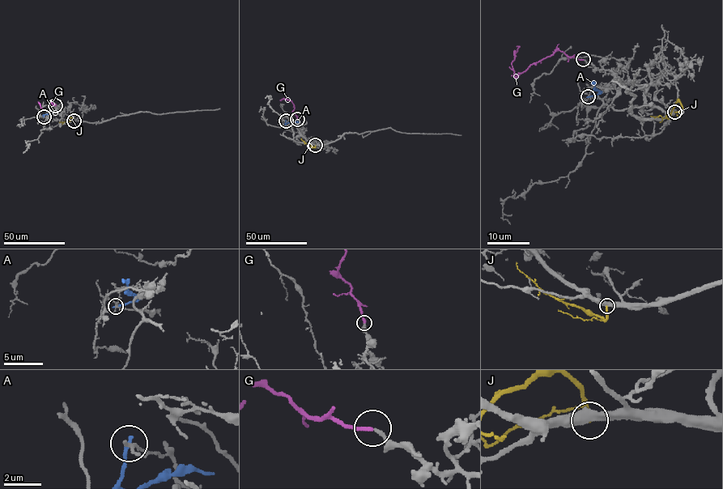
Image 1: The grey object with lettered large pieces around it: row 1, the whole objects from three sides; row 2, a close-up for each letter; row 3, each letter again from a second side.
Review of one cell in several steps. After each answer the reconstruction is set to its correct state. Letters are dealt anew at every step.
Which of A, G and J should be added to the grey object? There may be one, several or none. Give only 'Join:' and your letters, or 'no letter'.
Join: G

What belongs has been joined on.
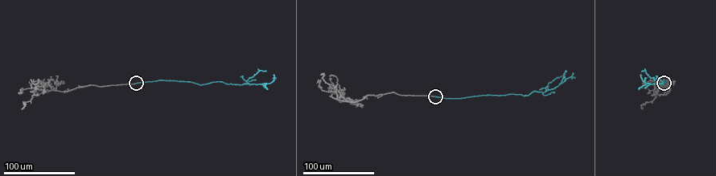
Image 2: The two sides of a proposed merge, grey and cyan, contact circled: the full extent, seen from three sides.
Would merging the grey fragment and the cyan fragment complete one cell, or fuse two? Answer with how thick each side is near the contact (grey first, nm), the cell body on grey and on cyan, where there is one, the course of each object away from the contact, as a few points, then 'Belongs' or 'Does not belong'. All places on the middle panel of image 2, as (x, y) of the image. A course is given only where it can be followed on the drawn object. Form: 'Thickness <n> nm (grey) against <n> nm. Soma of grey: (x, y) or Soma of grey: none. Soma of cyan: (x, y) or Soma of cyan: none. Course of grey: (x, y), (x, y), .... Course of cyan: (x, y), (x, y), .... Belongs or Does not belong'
Thickness 240 nm (grey) against 240 nm. Soma of grey: none. Soma of cyan: none. Course of grey: (435, 96), (392, 92), (368, 95), (361, 100), (348, 102), (324, 80), (323, 74), (321, 75). Course of cyan: (435, 96), (457, 98), (482, 95), (528, 95), (534, 91), (545, 92), (554, 88), (572, 73). Belongs

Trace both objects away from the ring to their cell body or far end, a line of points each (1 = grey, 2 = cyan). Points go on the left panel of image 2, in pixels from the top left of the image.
1: (136, 83), (90, 85), (66, 92), (37, 89), (30, 100), (23, 103), (22, 109)
2: (136, 83), (162, 80), (200, 84), (216, 81), (257, 84), (272, 82), (273, 75)

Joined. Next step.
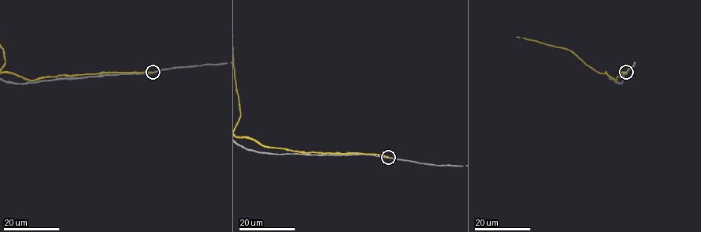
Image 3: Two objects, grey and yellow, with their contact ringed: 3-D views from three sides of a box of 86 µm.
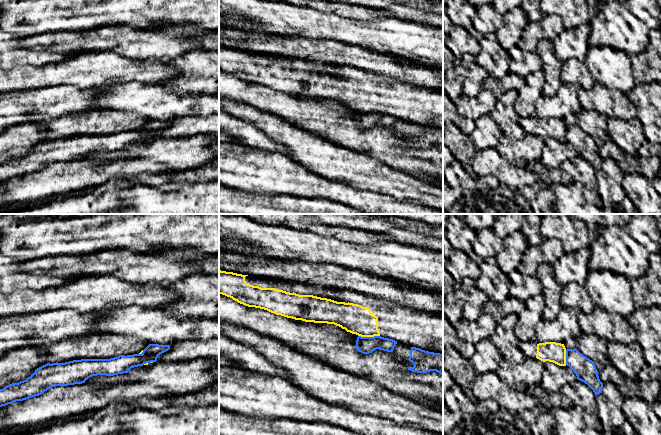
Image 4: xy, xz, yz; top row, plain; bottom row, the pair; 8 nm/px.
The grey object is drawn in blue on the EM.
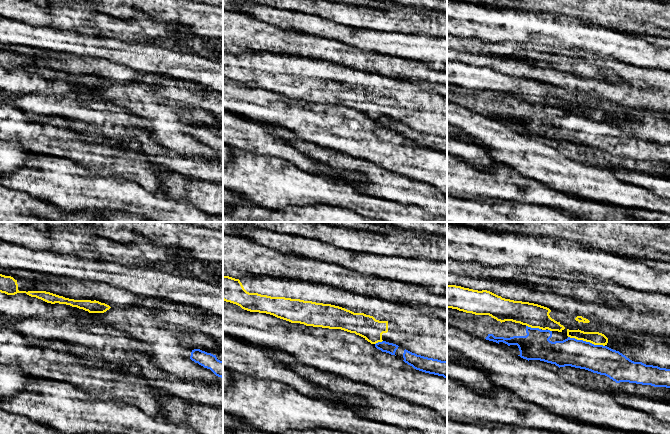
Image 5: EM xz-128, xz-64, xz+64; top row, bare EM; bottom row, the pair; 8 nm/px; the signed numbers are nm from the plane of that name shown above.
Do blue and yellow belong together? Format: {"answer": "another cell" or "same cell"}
{"answer": "another cell"}

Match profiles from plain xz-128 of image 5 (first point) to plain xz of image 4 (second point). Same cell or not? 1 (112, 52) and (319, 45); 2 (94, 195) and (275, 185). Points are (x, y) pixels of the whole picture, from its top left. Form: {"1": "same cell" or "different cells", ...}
{"1": "same cell", "2": "same cell"}

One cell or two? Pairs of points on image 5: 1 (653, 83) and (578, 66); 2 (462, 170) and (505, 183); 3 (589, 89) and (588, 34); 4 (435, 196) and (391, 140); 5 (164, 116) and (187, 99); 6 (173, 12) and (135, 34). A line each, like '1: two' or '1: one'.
1: two
2: one
3: two
4: two
5: two
6: two

